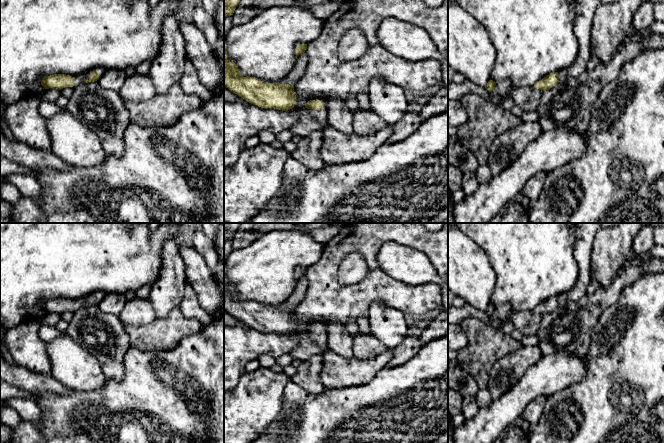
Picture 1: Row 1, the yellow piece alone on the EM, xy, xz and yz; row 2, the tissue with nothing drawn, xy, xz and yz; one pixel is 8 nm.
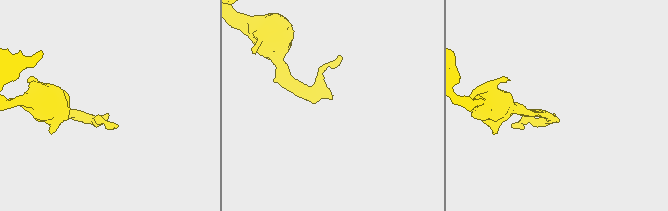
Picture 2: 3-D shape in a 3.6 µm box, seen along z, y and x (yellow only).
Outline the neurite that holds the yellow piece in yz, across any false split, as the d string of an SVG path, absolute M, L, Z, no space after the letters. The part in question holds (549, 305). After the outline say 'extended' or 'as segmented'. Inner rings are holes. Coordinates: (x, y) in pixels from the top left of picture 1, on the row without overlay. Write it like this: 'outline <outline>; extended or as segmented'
outline M576 223L575 259L579 265L579 279L575 287L564 294L553 296L535 307L534 311L545 315L558 306L579 301L587 292L591 275L591 255L594 238L600 229L599 223Z; extended

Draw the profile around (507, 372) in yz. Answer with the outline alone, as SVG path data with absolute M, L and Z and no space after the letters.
M522 346L515 353L498 360L490 371L487 388L492 400L499 399L514 387L541 357L538 346Z

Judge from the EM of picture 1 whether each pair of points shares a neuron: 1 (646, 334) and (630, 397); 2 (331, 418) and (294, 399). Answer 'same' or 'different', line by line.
1: same
2: same

